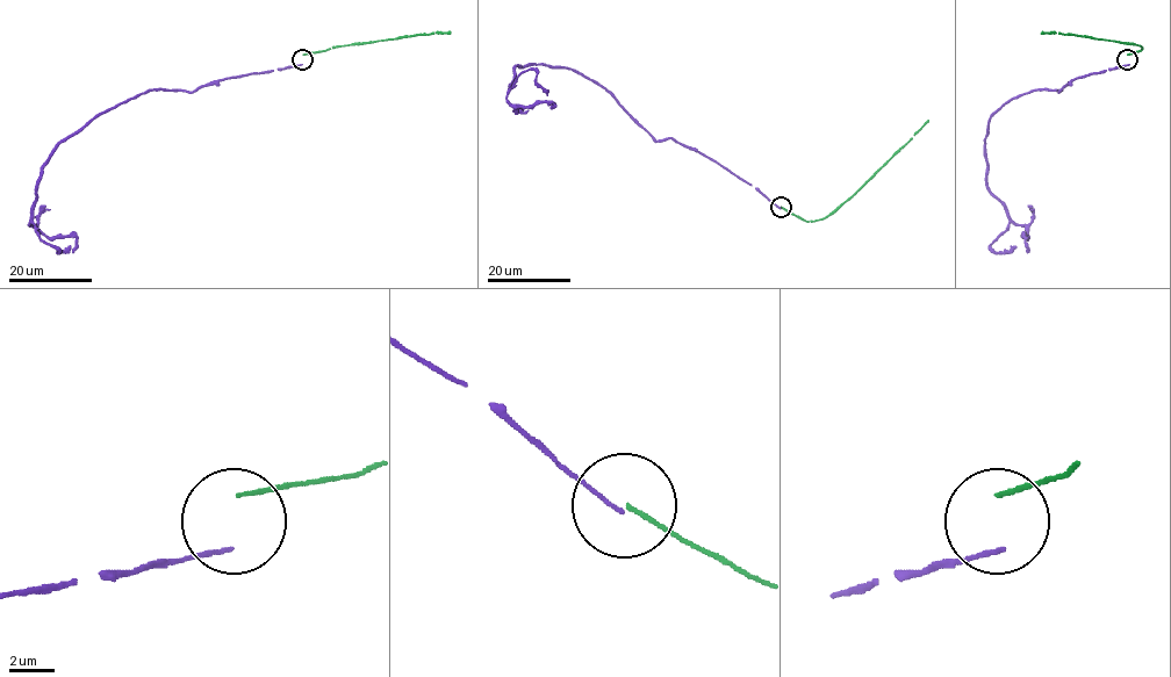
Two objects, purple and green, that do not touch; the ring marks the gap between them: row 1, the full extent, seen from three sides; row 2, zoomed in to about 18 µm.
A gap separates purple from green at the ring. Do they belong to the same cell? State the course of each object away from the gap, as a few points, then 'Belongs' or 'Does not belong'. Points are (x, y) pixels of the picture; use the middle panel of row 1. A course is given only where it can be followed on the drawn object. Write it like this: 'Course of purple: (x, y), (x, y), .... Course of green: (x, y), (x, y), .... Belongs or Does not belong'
Course of purple: (781, 208), (694, 150), (656, 141), (604, 88), (570, 70), (515, 67), (507, 100), (550, 108). Course of green: (781, 207), (806, 221), (830, 216), (928, 121). Does not belong

